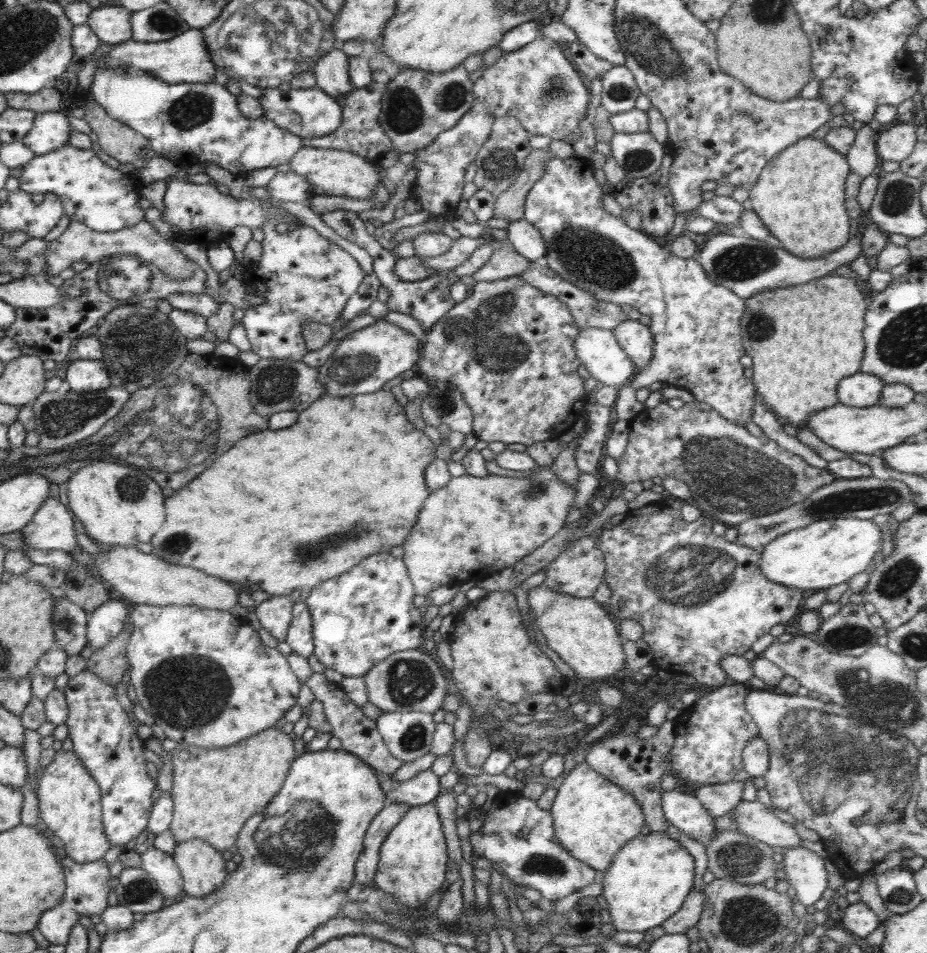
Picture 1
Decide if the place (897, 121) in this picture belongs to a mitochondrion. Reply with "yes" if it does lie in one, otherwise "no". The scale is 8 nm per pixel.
no

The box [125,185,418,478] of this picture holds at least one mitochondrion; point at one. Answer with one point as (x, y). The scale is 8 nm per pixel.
(278, 383)

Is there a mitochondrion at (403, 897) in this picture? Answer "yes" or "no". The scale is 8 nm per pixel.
no

